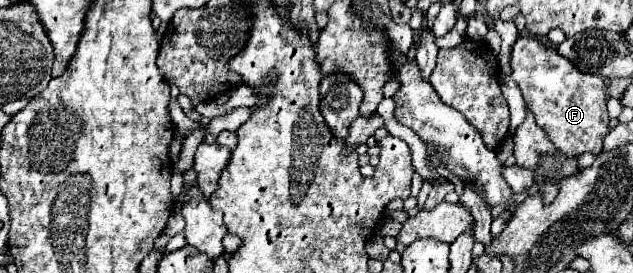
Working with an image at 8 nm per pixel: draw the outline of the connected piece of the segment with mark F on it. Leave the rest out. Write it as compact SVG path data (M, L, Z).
M521 36L515 42L511 70L513 80L523 92L527 108L535 114L537 124L563 156L601 152L601 140L609 132L609 116L605 108L607 92L601 76L579 72L555 48L545 46L531 36Z

